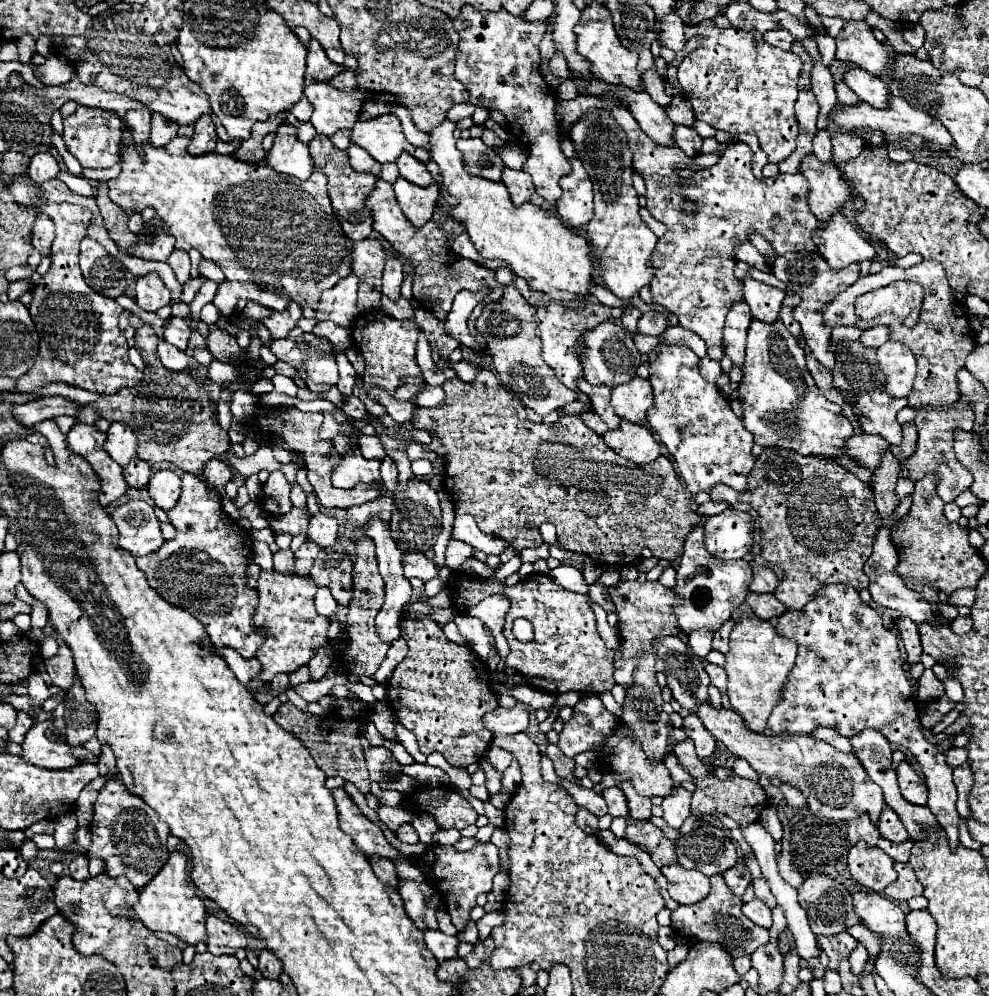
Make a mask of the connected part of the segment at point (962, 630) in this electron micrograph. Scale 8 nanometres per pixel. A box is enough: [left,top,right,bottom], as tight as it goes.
[951,616,972,635]

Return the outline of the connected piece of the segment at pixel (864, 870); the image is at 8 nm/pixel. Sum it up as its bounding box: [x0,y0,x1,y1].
[848,842,898,892]

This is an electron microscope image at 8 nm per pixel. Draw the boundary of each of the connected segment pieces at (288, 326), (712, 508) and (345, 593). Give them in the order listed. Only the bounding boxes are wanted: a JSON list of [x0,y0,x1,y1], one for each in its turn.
[[262,302,302,340],[698,502,728,516],[310,548,352,606]]

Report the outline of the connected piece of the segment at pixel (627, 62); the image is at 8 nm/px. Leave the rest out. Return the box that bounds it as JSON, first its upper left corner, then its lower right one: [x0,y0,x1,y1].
[576,2,644,92]

